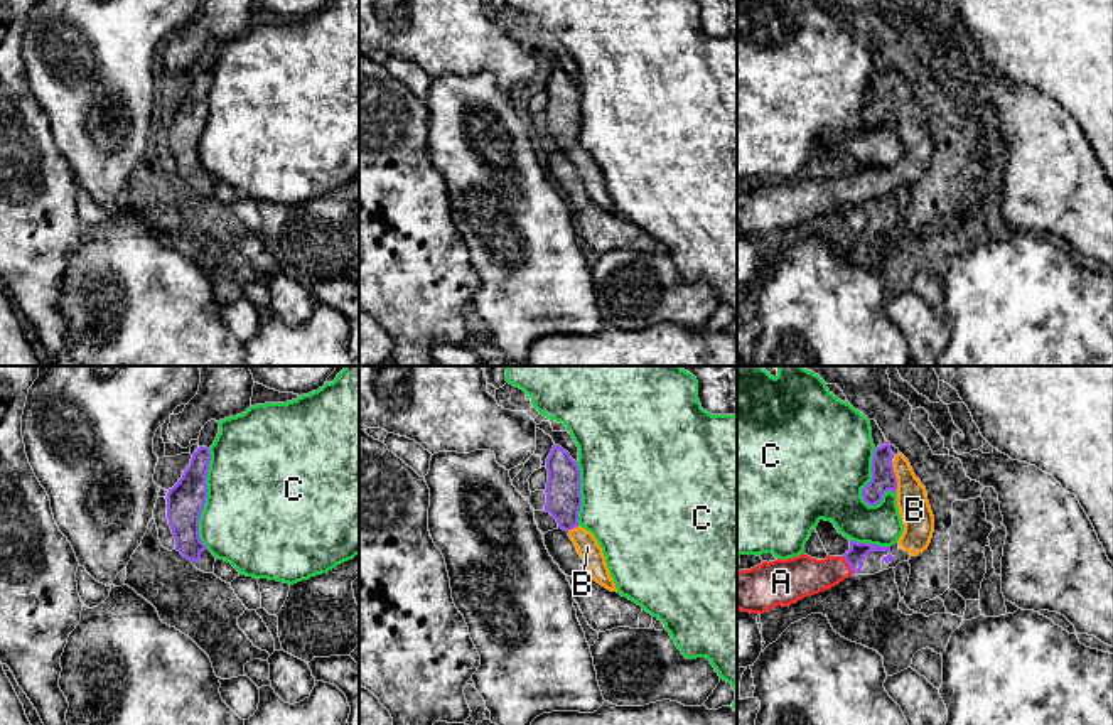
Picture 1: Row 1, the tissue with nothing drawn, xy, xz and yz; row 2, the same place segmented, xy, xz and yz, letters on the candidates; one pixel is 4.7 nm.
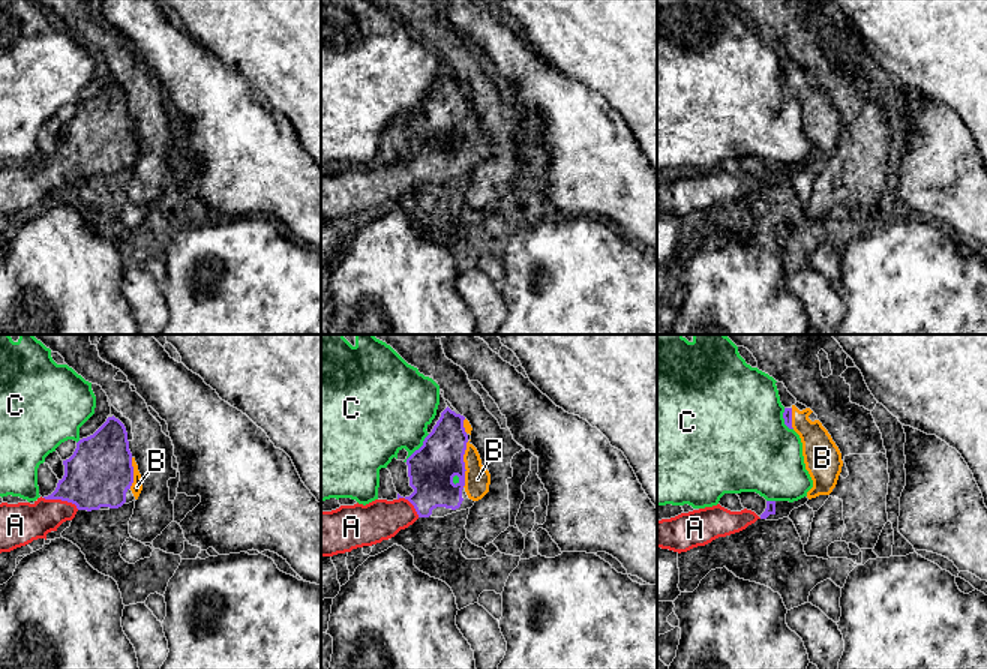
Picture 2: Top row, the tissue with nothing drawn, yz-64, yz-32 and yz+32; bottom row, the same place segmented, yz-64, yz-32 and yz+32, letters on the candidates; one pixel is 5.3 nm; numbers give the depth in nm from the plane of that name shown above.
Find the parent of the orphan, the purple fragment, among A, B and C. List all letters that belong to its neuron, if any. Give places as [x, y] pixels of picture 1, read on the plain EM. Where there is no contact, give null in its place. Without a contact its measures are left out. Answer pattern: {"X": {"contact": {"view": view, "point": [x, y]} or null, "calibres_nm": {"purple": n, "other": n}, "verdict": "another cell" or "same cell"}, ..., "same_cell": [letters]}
{"A": {"contact": {"view": "yz", "point": [849, 186]}, "calibres_nm": {"purple": 90, "other": 200}, "verdict": "same cell"}, "B": {"contact": {"view": "yz", "point": [896, 102]}, "calibres_nm": {"purple": 120, "other": 150}, "verdict": "same cell"}, "C": {"contact": {"view": "xy", "point": [204, 122]}, "calibres_nm": {"purple": 180, "other": 480}, "verdict": "another cell"}, "same_cell": ["A", "B"]}

